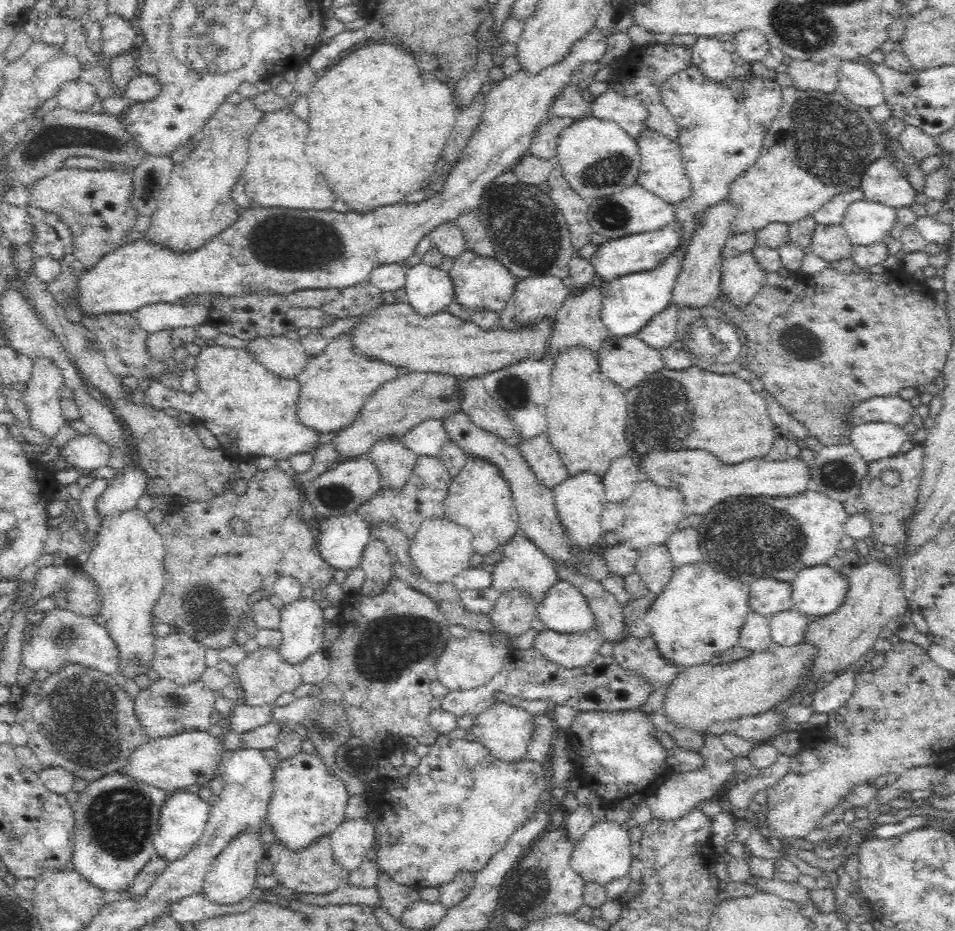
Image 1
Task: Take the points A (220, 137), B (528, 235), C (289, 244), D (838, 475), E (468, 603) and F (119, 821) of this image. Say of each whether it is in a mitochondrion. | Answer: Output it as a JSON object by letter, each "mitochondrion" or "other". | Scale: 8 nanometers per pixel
{"A":"other","B":"mitochondrion","C":"mitochondrion","D":"mitochondrion","E":"other","F":"mitochondrion"}

